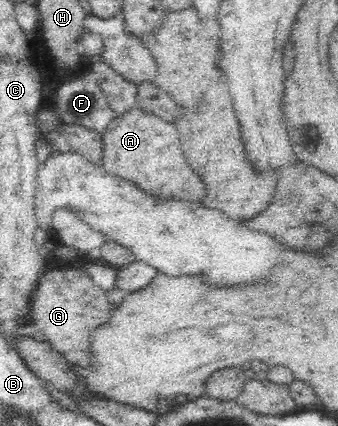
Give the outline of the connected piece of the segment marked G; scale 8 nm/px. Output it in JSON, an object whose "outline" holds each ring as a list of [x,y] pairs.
{"outline":[[[80,265],[45,271],[29,303],[29,327],[44,334],[45,342],[66,357],[68,363],[90,365],[90,337],[94,329],[110,319],[113,309],[106,292],[97,287]]]}

